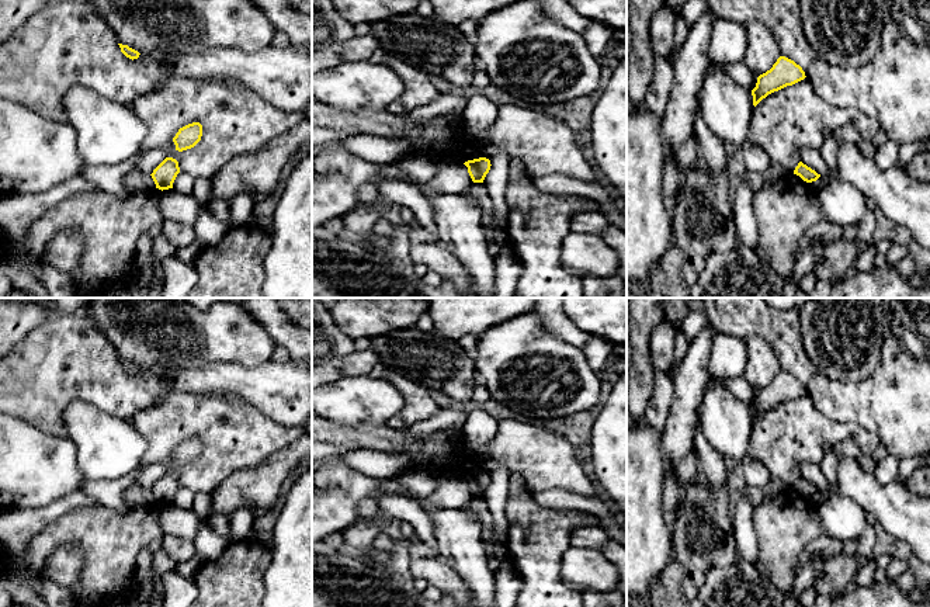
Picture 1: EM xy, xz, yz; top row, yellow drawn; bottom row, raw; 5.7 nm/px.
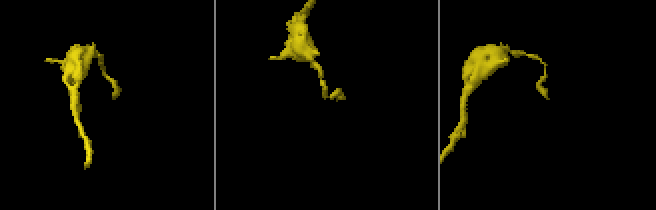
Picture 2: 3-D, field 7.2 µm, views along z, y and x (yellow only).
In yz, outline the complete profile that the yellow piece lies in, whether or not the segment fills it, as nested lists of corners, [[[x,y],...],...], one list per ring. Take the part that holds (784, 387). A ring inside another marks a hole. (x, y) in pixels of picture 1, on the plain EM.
[[[780,371],[770,385],[757,392],[756,402],[752,405],[753,420],[756,422],[768,409],[792,400],[805,392],[805,386],[799,379],[785,371]]]

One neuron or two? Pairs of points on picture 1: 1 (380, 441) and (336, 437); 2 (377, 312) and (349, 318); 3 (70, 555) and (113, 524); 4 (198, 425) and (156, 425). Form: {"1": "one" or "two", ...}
{"1": "one", "2": "one", "3": "two", "4": "one"}

